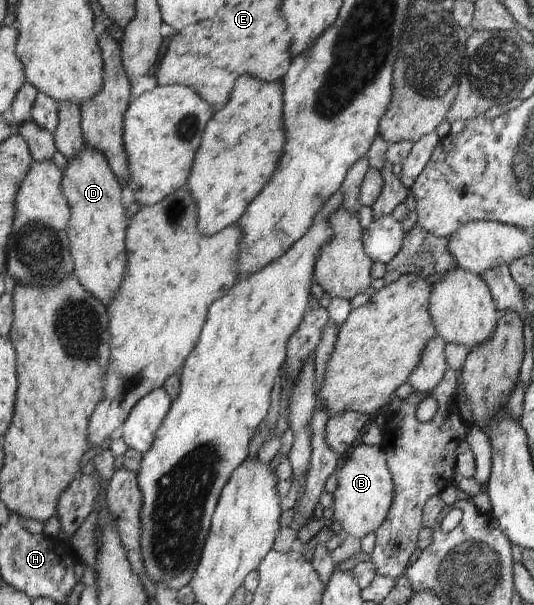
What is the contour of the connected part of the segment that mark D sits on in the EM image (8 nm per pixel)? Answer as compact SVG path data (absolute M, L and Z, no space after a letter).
M85 147L80 154L68 160L60 186L72 210L66 234L74 260L74 274L90 294L94 294L100 302L108 304L122 282L128 262L126 228L129 220L121 202L122 183L112 173L100 152Z

